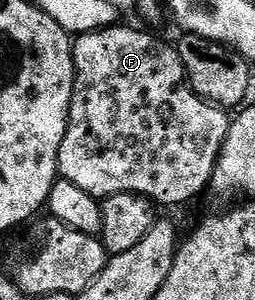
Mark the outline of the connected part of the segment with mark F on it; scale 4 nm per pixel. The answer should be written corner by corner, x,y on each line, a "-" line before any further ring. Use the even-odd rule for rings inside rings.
116,23
110,29
98,29
95,33
81,33
74,38
71,46
73,51
73,63
75,64
75,86
73,87
73,99
71,110
67,120
65,139
61,143
61,155
59,156
59,177
69,183
77,183
81,191
97,198
105,198
109,195
121,195
122,193
139,193
142,197
148,197
156,206
183,205
191,201
202,189
206,190
211,183
211,176
215,170
215,164
219,158
221,147
227,138
227,132
231,126
232,118
228,110
220,109
217,105
211,105
204,97
198,97
187,82
187,72
181,63
181,55
174,44
162,41
151,33
142,33
139,29
130,29
127,25

